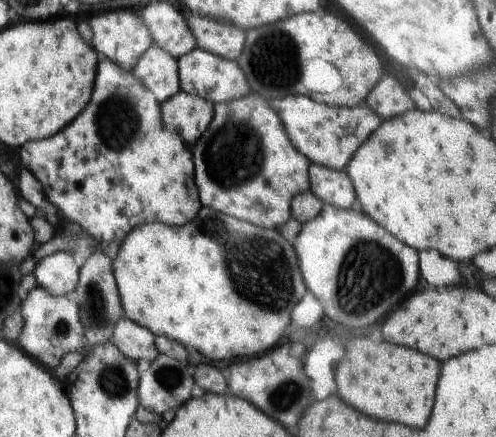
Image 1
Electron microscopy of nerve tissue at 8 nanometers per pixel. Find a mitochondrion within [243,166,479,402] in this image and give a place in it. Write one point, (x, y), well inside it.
(368, 279)

